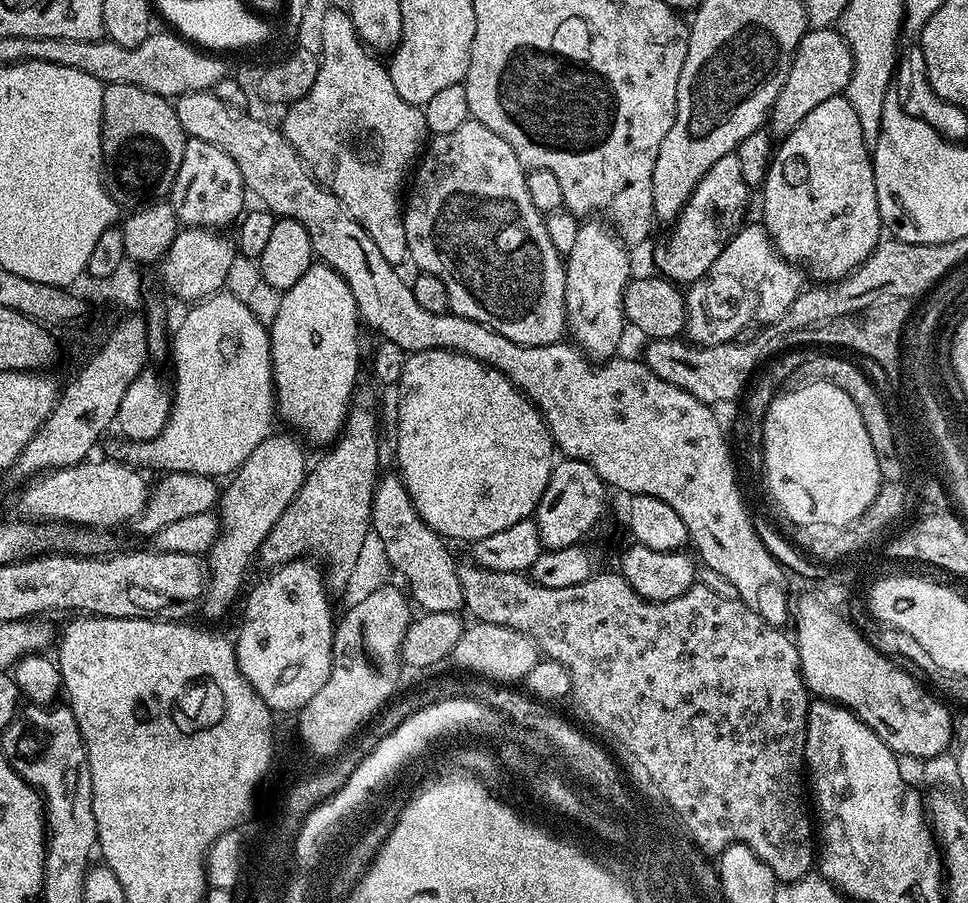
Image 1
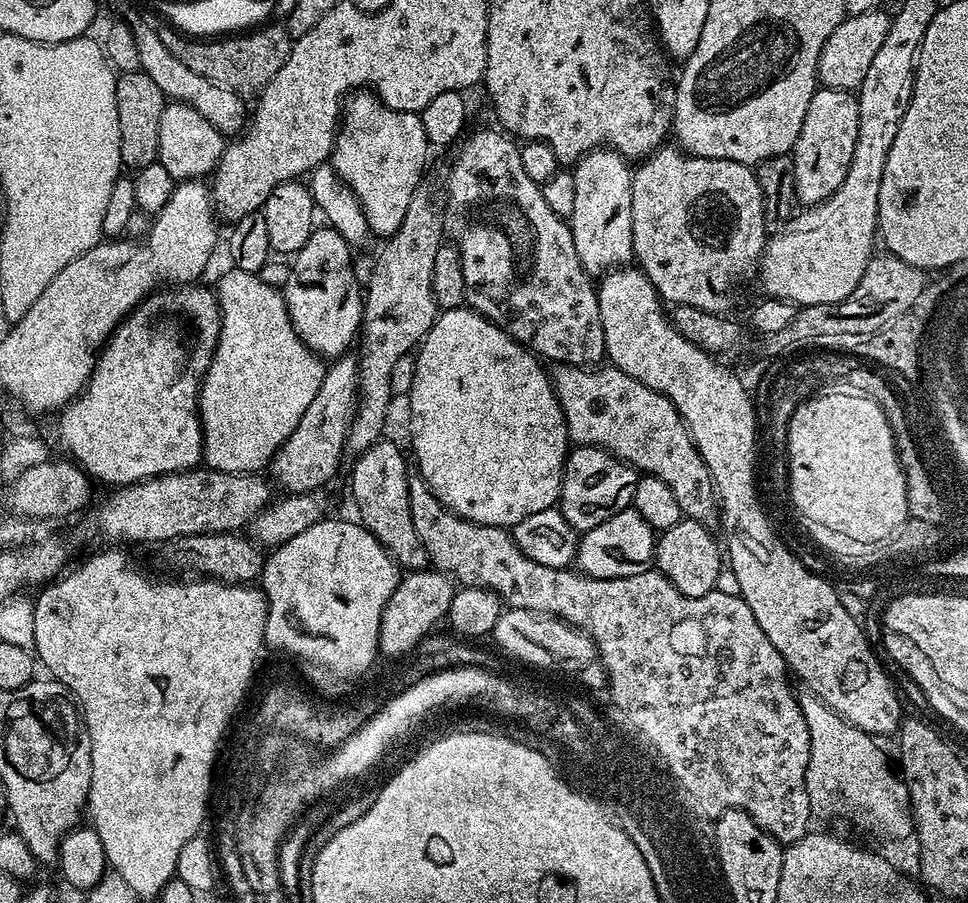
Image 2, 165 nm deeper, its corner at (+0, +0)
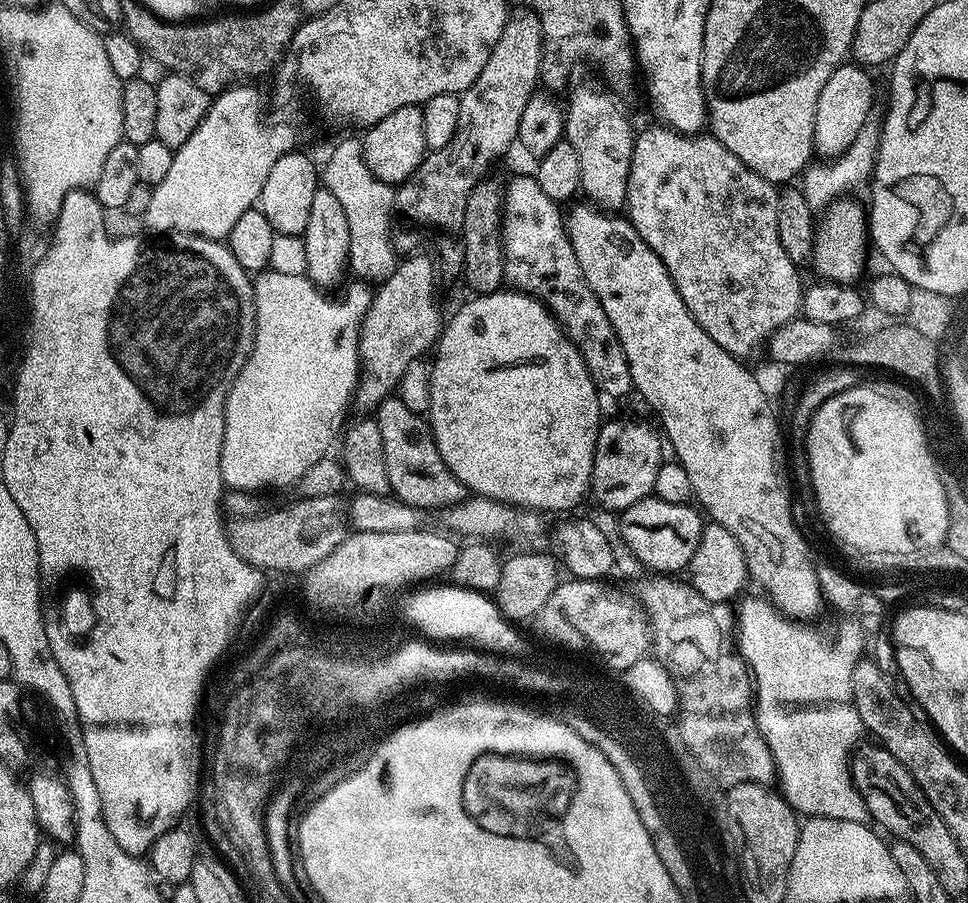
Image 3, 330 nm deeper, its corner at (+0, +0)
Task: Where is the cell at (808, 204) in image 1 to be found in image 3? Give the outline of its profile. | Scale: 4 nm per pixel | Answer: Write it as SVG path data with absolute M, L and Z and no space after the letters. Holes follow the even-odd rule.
M855 62L837 65L820 88L816 117L812 120L812 146L817 153L838 154L857 138L870 120L872 112L872 80L865 69Z

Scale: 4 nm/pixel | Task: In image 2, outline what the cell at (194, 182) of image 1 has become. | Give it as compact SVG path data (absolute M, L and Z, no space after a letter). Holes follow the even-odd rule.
M165 103L158 122L158 163L166 166L173 182L196 182L215 169L216 162L226 147L225 137L202 114L188 104Z

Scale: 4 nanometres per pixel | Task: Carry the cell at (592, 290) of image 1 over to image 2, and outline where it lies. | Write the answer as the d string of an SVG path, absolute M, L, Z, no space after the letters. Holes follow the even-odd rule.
M593 148L571 169L574 178L574 210L567 217L574 238L574 250L593 278L613 268L625 267L632 255L632 174L629 161L613 148Z

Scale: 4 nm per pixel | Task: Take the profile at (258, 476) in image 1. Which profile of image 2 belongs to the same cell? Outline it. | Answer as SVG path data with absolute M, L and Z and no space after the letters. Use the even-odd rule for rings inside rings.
M345 354L333 359L327 365L322 382L318 386L318 394L314 394L314 402L306 406L306 414L302 414L298 426L294 426L284 445L272 455L271 479L276 479L285 488L285 493L323 489L327 480L335 478L336 471L340 468L340 459L346 456L348 431L352 425L359 391L360 366L357 357Z

